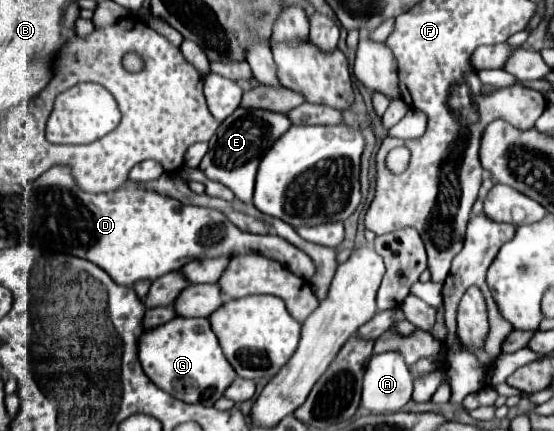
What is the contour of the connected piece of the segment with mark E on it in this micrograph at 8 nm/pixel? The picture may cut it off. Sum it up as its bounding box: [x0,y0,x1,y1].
[199,106,291,202]

